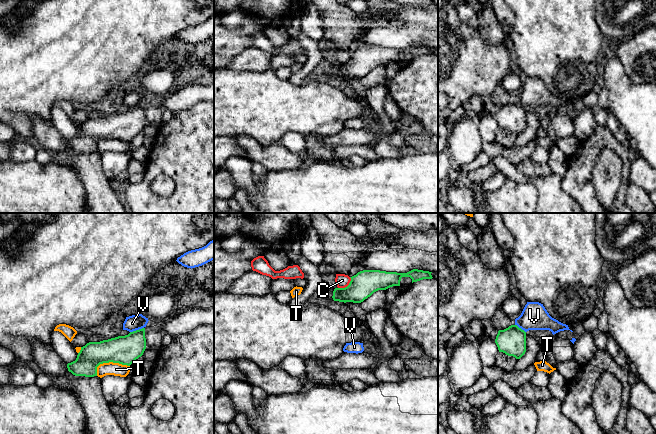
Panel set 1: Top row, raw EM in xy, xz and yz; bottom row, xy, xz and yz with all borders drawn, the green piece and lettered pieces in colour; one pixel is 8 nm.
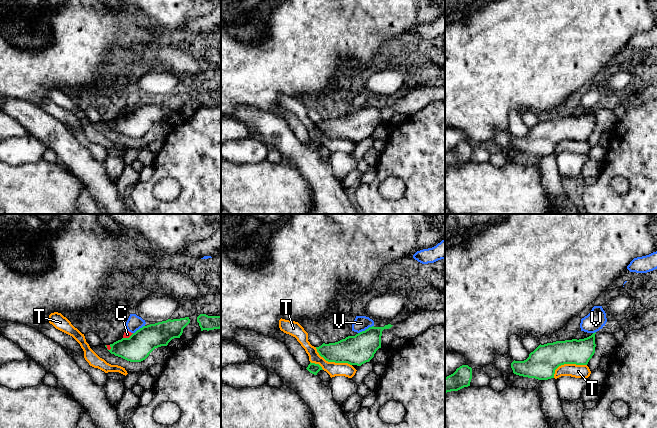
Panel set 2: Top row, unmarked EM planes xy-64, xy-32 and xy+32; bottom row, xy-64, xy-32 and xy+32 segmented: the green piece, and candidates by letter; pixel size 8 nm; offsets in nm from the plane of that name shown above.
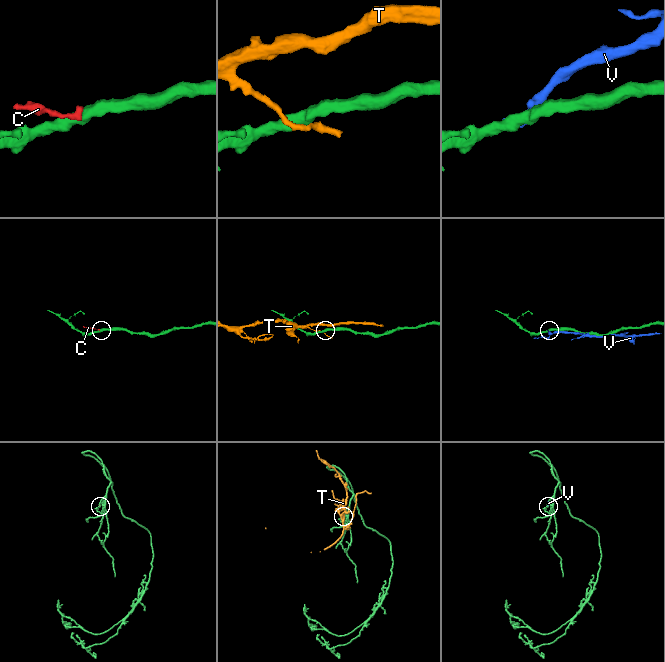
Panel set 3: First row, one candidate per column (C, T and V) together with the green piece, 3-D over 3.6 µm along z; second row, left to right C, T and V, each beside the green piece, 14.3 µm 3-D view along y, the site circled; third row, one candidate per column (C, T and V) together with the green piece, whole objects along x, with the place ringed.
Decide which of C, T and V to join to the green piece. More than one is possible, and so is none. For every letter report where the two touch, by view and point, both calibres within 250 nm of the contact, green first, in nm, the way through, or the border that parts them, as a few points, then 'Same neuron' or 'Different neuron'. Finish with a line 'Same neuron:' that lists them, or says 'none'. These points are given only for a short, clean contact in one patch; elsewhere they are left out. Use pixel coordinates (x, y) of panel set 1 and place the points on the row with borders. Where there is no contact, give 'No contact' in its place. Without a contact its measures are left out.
C: Touches green at xz (347, 286). Thickness 200 nm (green) against 110 nm. Boundary: xz (351, 278), (346, 286), (338, 288). Different neuron
T: Touches green at xy (109, 361). Thickness 220 nm (green) against 110 nm. Boundary: xy (129, 366), (103, 362), (97, 367), (96, 375). Different neuron
V: Touches green at xy (136, 330). Thickness 220 nm (green) against 130 nm. Boundary: xy (143, 327), (130, 332). Different neuron
Same neuron: none

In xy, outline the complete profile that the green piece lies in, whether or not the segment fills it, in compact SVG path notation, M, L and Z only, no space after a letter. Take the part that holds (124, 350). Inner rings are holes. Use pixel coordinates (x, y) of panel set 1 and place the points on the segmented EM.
M142 328L125 336L87 343L67 368L75 376L94 377L100 364L113 362L130 366L145 349L145 328Z

